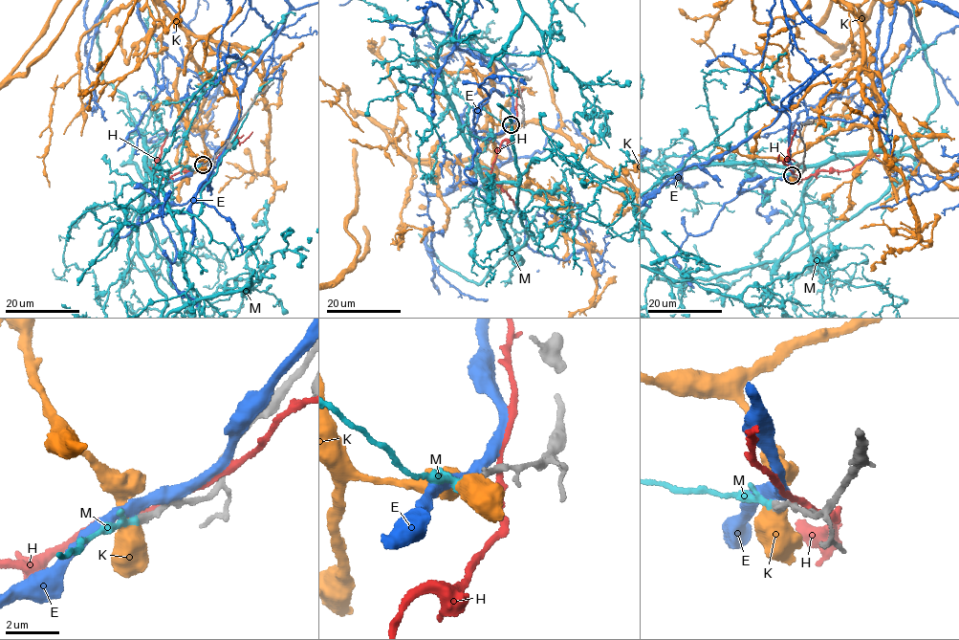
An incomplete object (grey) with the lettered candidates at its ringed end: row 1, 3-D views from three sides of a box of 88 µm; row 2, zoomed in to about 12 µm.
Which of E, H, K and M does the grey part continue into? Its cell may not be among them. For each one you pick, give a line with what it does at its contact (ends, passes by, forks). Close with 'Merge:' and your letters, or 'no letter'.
M: it passes by
Merge: M

